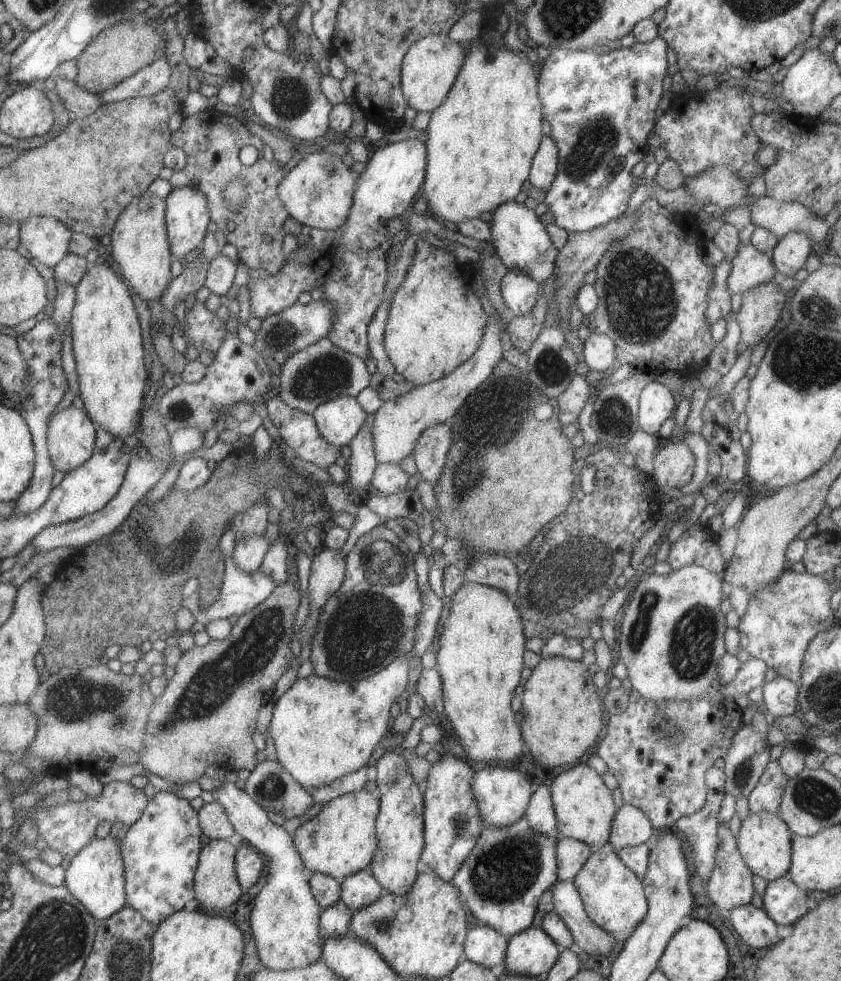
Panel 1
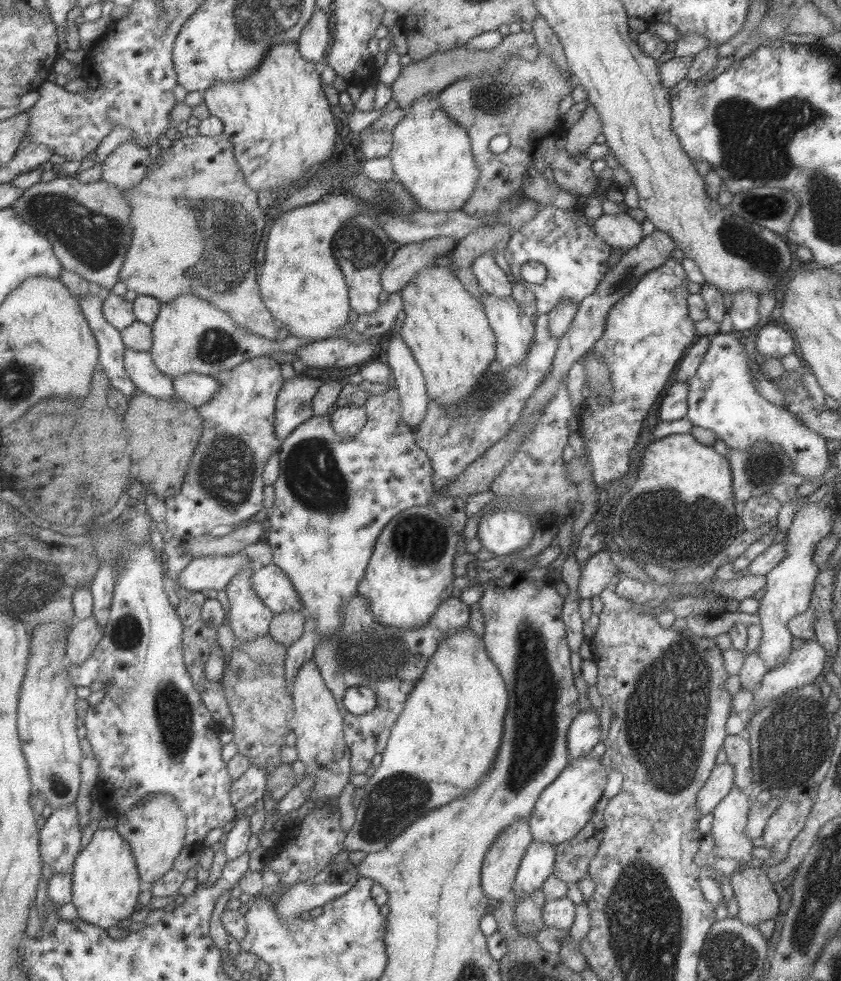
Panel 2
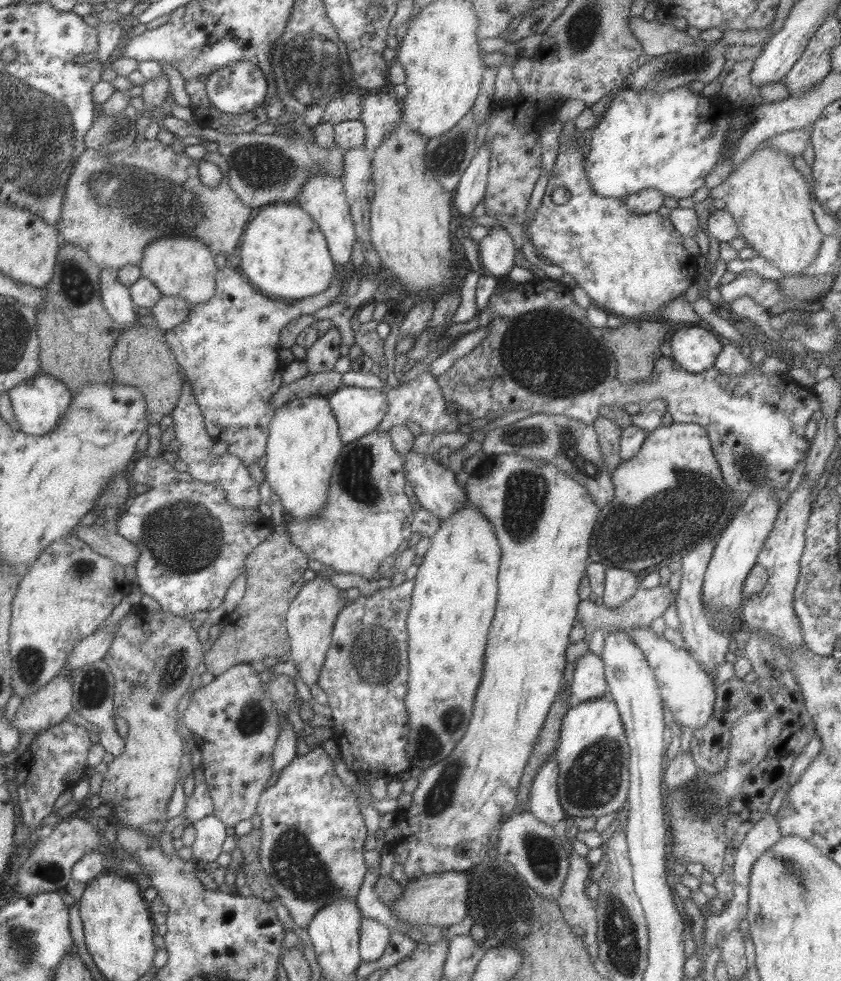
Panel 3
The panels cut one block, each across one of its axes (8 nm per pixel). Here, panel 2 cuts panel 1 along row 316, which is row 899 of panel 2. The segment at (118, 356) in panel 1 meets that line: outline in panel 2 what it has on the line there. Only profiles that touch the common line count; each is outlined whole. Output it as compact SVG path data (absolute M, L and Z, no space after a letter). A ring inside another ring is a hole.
M114 827L97 829L93 833L89 844L74 858L71 874L70 901L79 919L106 931L134 913L137 894L141 890L137 867L131 848Z

